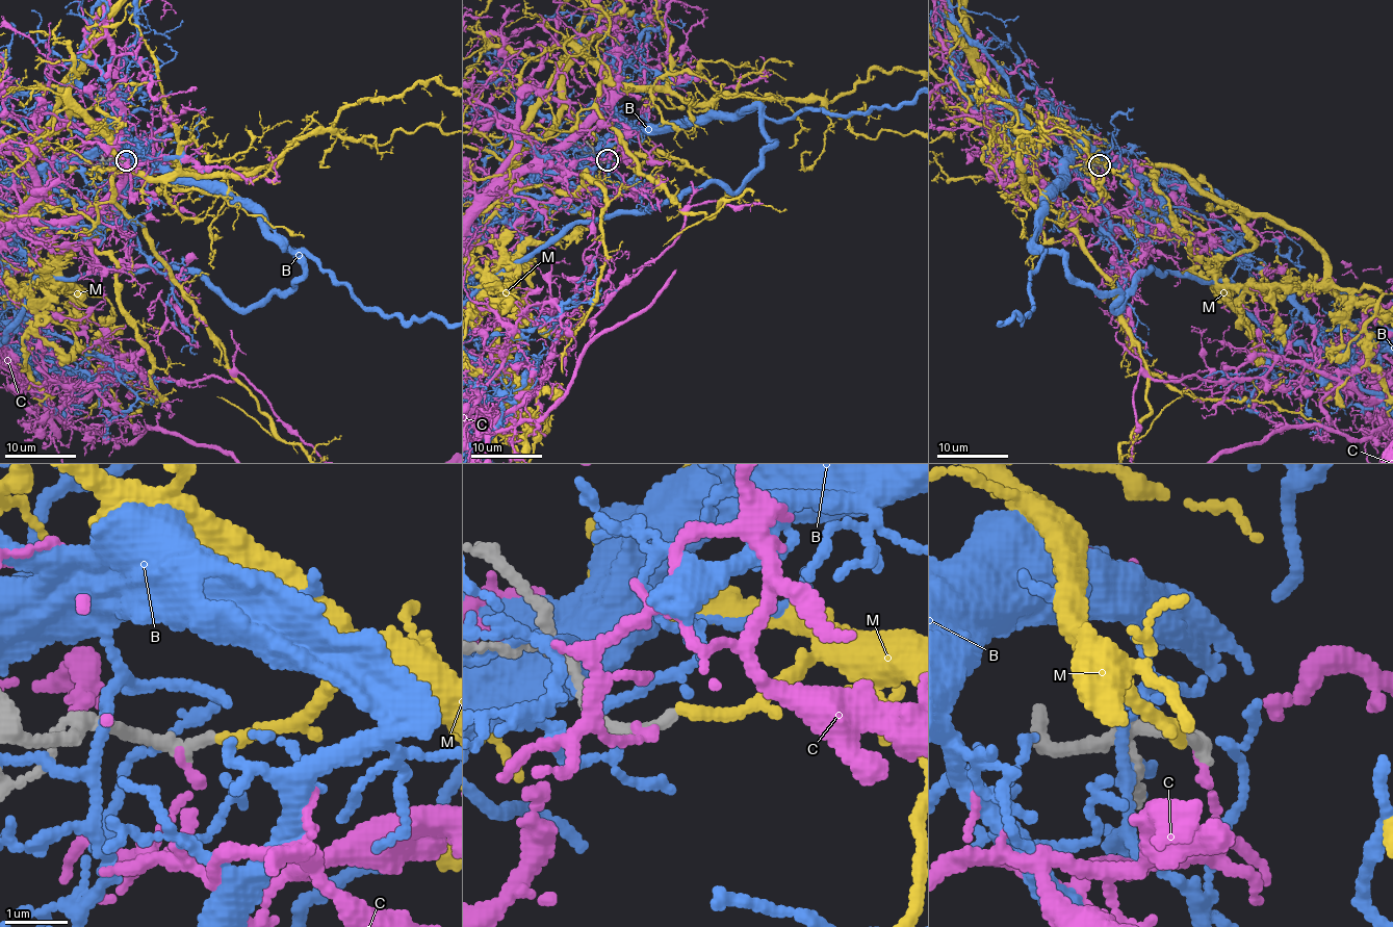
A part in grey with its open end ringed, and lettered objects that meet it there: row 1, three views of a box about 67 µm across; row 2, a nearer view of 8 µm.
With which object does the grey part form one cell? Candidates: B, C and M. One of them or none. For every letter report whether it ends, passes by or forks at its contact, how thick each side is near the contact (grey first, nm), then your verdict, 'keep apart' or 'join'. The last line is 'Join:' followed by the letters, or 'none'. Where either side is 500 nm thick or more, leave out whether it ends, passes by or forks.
B: it passes by | 280/100 nm | keep apart
C: it ends | 240/120 nm | keep apart
M: it ends | 200/180 nm | join
Join: M

